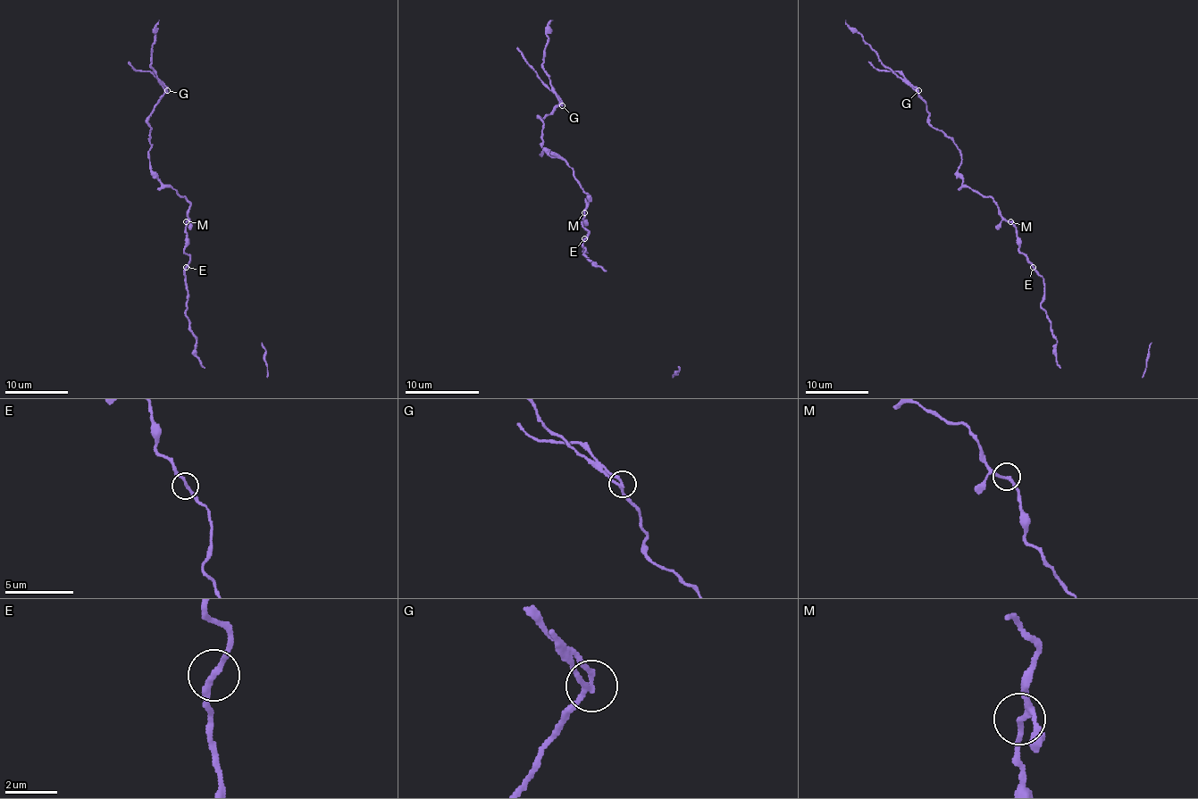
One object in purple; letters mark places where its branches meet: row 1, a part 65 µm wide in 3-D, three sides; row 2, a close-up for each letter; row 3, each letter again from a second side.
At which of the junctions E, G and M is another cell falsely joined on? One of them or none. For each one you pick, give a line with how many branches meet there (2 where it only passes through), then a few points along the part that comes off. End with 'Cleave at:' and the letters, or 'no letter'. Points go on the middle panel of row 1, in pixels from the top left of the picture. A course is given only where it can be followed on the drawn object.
G: 2 branches meet; foreign part runs (562, 105), (518, 46)
Cleave at: G

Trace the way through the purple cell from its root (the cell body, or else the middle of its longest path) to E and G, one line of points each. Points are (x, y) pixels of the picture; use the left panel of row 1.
E: (186, 222), (184, 253), (189, 256), (186, 267)
G: (186, 222), (189, 210), (188, 201), (171, 187), (165, 187), (150, 166), (151, 127), (148, 115), (167, 90)

